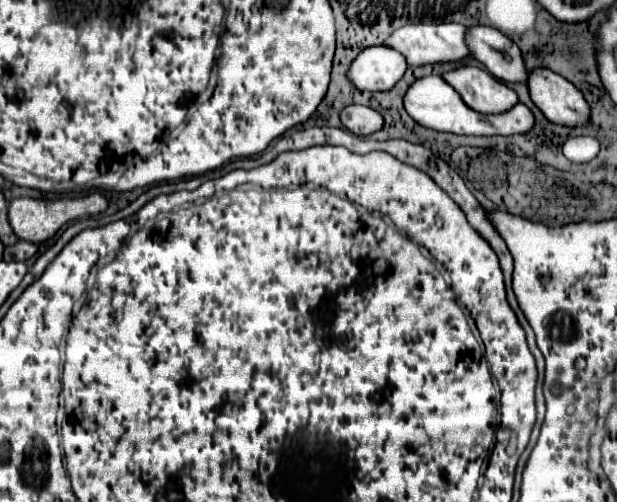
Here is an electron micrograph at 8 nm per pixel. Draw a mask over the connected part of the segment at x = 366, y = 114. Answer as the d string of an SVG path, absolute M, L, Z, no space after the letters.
M347 106L341 112L341 122L357 136L369 136L383 128L383 116L367 106Z

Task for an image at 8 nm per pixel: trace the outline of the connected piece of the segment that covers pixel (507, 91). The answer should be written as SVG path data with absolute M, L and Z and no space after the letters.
M475 66L457 68L443 74L443 78L459 92L471 110L481 114L503 114L519 102L517 94L505 82L499 82L489 72Z

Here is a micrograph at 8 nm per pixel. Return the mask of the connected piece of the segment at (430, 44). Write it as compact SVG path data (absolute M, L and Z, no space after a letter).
M418 22L403 26L391 34L391 38L385 42L389 48L399 50L409 66L425 66L425 64L447 64L447 62L459 62L467 56L471 56L471 50L465 42L467 28L463 24L432 24L427 22Z

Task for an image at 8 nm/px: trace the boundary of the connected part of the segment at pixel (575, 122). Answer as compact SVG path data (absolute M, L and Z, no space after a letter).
M537 68L535 72L531 72L527 86L531 92L531 100L549 122L567 128L589 124L591 110L587 100L563 76L547 68Z

